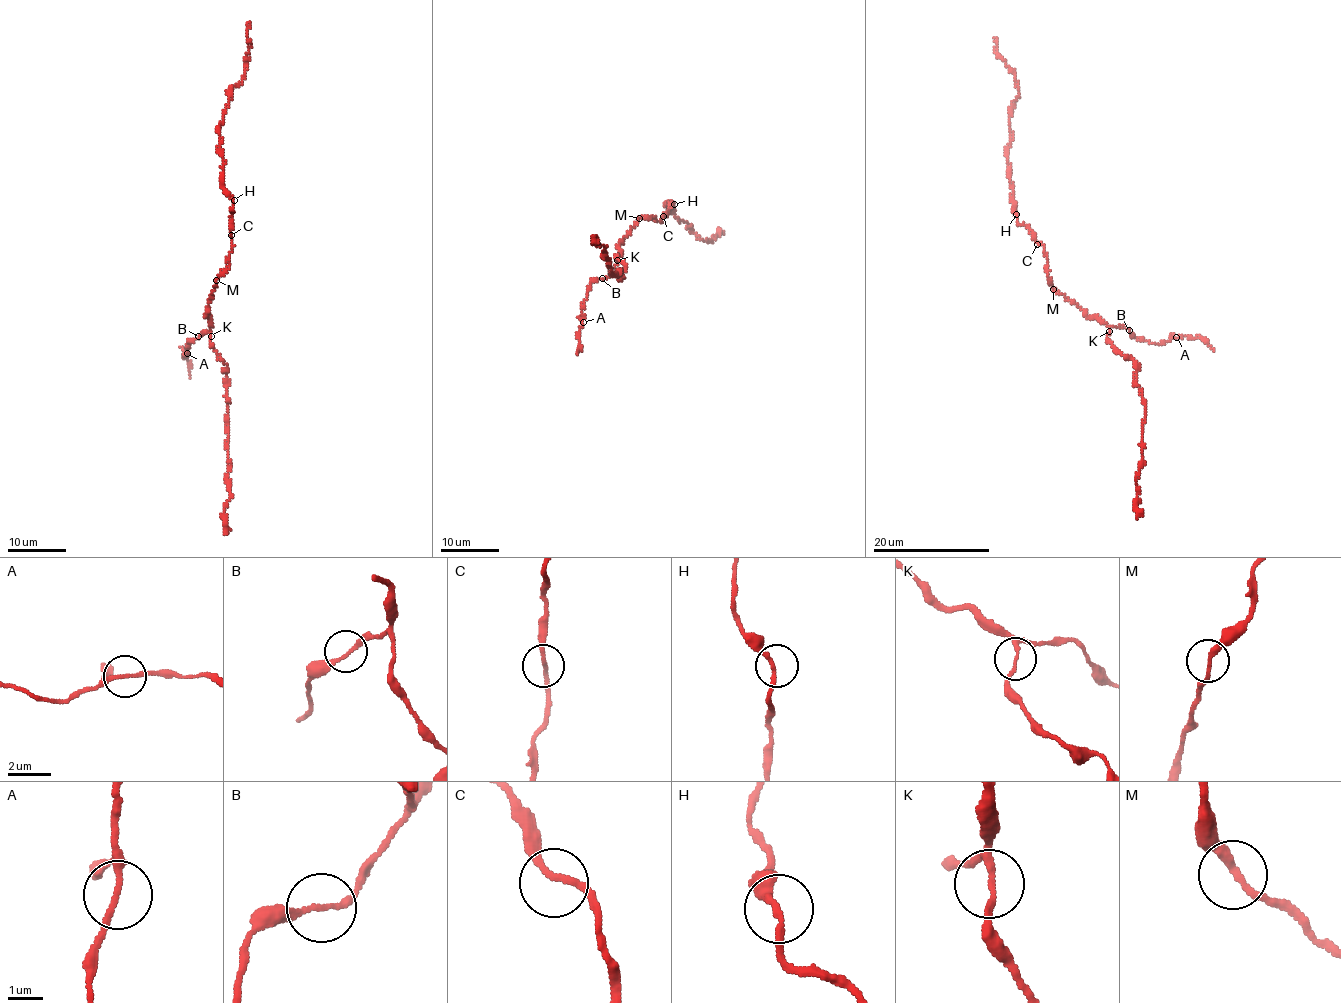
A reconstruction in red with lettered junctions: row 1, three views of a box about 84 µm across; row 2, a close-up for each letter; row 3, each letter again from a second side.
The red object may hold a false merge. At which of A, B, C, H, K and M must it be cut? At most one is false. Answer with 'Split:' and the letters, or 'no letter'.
Split: no letter

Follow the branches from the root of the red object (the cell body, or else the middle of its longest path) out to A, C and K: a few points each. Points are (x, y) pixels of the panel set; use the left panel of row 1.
A: (217, 280), (206, 313), (210, 330), (193, 338), (187, 353)
C: (217, 280), (229, 264), (231, 235)
K: (217, 280), (206, 313), (211, 335)

